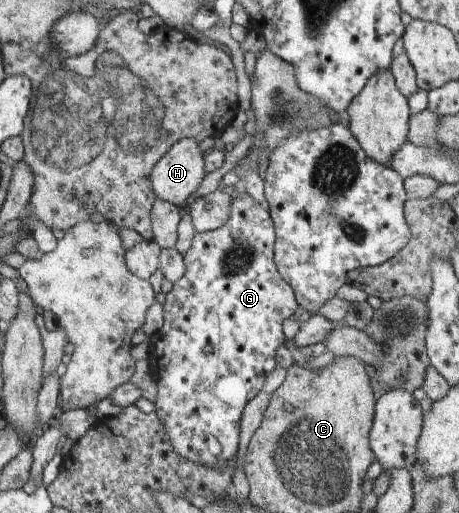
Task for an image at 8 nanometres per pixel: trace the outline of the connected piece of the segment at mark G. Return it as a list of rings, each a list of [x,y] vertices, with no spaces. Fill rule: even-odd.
[[[246,192],[239,197],[231,198],[231,212],[224,225],[212,231],[195,232],[188,251],[182,256],[185,265],[184,273],[178,281],[172,284],[171,290],[165,294],[165,300],[161,304],[163,323],[152,337],[152,349],[150,351],[152,357],[150,360],[151,375],[156,386],[155,400],[153,401],[155,406],[154,413],[162,421],[167,435],[170,436],[174,451],[184,456],[186,461],[192,460],[192,463],[201,463],[205,468],[222,472],[225,469],[224,464],[230,462],[232,457],[236,455],[238,427],[240,427],[242,410],[246,403],[262,389],[266,375],[274,369],[272,353],[278,349],[279,345],[284,343],[282,321],[296,311],[297,299],[295,295],[292,295],[293,289],[288,287],[288,283],[279,274],[279,270],[275,266],[274,243],[274,224],[271,222],[271,216],[267,208],[254,201]]]

